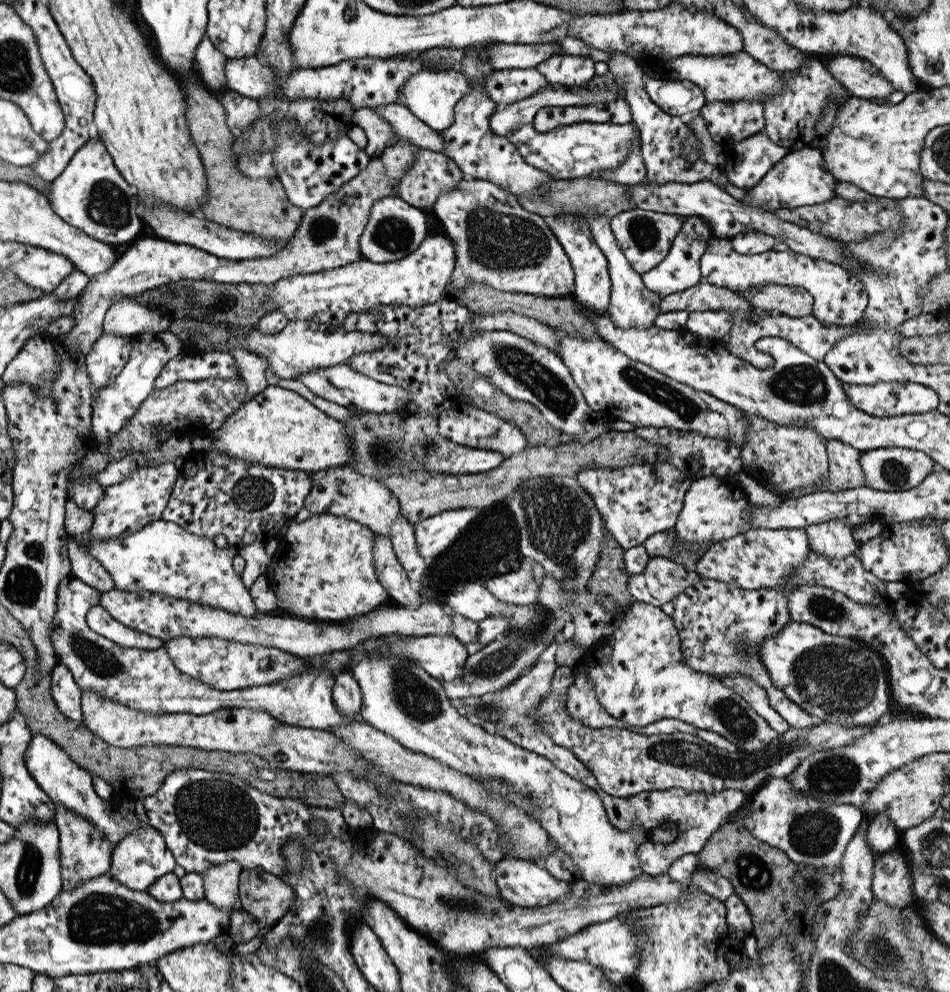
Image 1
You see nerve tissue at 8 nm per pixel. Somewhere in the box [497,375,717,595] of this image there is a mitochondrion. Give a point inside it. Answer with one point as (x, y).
(559, 522)

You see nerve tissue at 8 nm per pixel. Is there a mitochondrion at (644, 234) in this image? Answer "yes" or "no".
yes

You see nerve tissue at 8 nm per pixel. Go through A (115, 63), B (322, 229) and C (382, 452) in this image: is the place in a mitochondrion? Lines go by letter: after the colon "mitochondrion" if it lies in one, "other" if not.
A: other
B: mitochondrion
C: mitochondrion

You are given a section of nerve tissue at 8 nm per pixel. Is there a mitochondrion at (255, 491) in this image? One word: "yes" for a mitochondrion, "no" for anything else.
yes

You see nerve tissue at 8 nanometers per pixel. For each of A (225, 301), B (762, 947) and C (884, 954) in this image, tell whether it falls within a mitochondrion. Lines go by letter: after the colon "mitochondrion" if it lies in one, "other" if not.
A: mitochondrion
B: other
C: mitochondrion

